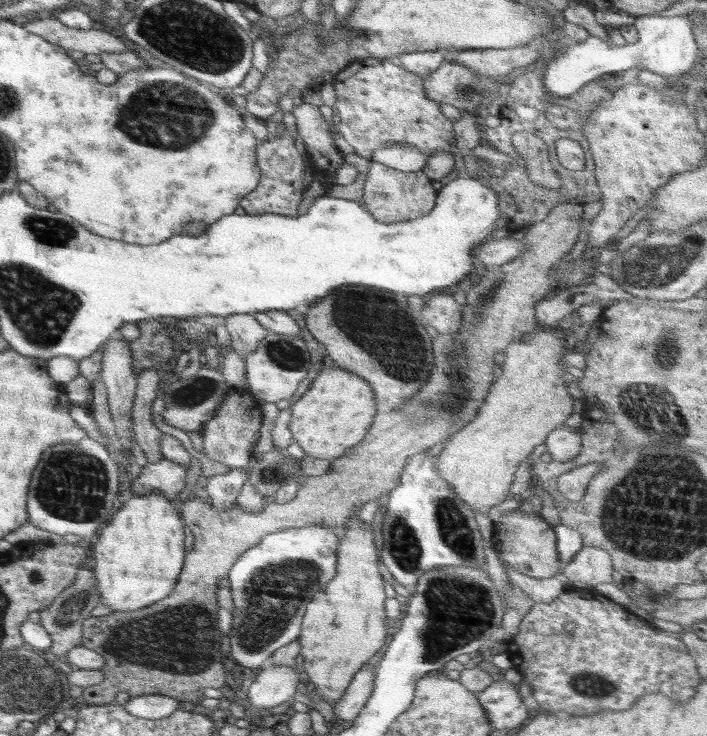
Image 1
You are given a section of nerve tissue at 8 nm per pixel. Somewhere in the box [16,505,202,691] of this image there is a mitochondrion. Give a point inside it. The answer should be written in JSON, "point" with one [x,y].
{"point":[80,599]}

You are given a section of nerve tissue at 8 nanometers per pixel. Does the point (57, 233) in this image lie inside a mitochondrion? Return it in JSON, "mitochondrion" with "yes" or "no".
{"mitochondrion":"yes"}

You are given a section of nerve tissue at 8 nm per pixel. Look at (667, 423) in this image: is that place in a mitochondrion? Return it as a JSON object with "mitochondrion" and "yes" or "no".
{"mitochondrion":"yes"}

